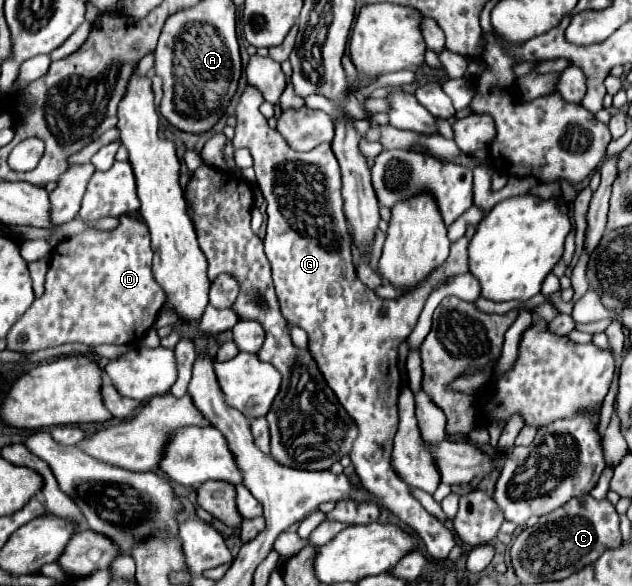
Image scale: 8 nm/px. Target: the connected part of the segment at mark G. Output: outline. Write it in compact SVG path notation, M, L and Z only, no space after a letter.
M247 86L239 98L239 104L235 108L235 148L249 148L253 156L253 168L257 174L259 190L263 192L267 200L267 236L265 236L265 256L273 270L273 284L277 298L281 302L281 314L283 318L299 326L309 336L309 352L317 360L317 366L321 374L325 376L329 388L335 392L337 400L343 404L347 414L357 424L359 436L351 450L351 462L353 468L361 480L361 486L373 496L373 500L379 504L381 510L391 512L397 516L403 524L411 526L423 540L427 552L433 558L447 558L451 548L455 546L453 532L439 522L435 516L431 516L419 500L411 494L411 486L405 484L391 466L391 450L393 450L393 436L397 432L399 424L399 412L397 412L397 400L401 394L401 372L397 368L397 348L399 342L403 342L411 330L415 328L415 322L423 310L423 302L427 300L427 294L445 278L467 272L467 238L459 238L451 244L451 254L435 270L423 284L419 282L413 292L407 296L395 298L395 300L383 300L369 288L365 288L353 268L351 262L351 236L347 232L347 222L343 214L343 198L341 198L341 172L339 164L335 160L335 154L331 150L331 144L319 144L311 152L295 152L287 146L285 138L267 126L267 118L259 112L259 106L263 104L263 96L257 88Z

